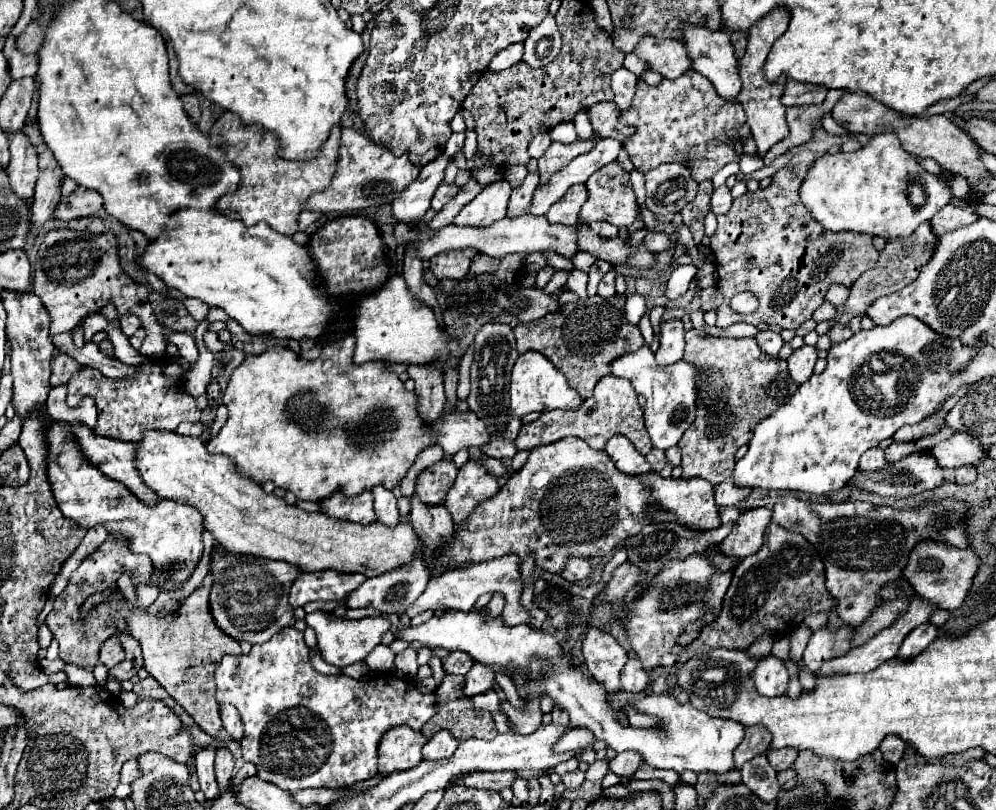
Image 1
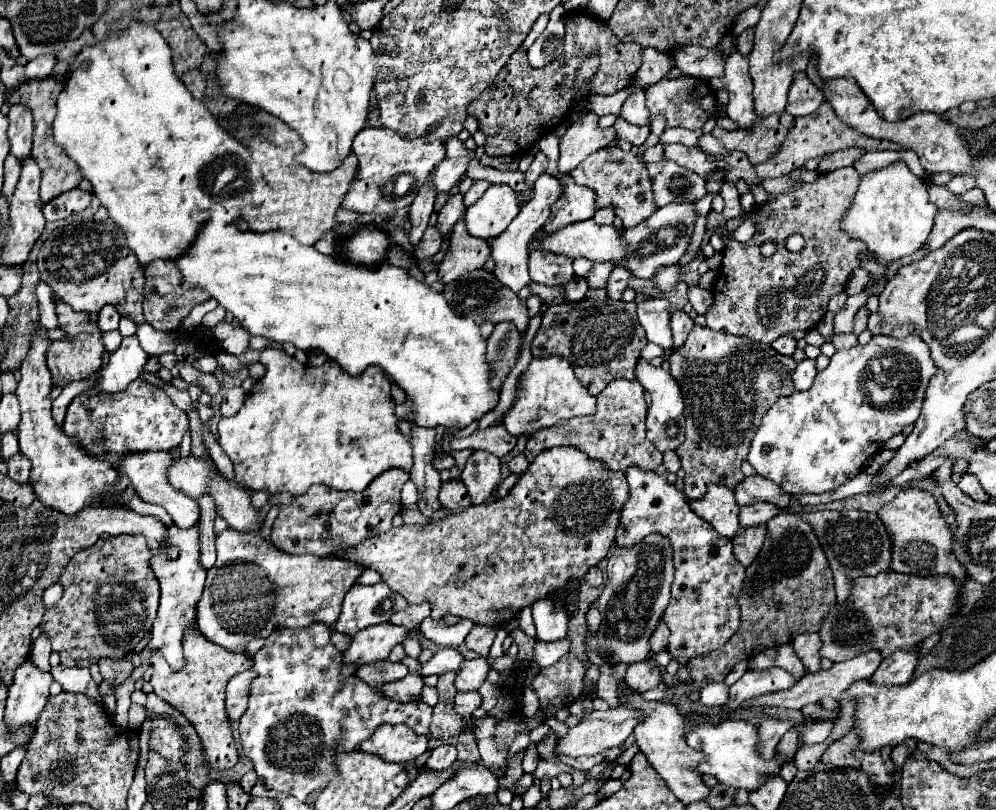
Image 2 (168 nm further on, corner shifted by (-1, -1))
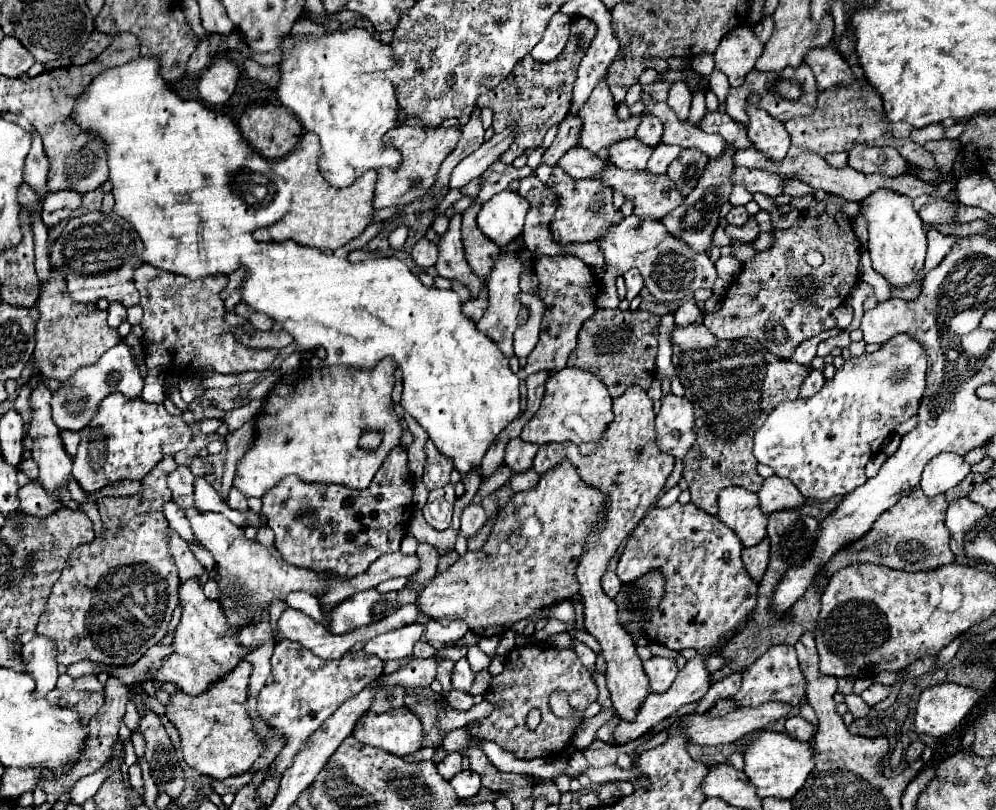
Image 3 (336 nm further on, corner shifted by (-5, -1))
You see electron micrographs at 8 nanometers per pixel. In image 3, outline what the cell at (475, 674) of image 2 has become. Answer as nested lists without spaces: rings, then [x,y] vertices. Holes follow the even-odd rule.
[[[461,658],[461,660],[455,664],[455,670],[453,670],[453,678],[451,678],[453,688],[455,688],[455,690],[469,692],[473,680],[475,680],[475,672],[471,670],[467,658]]]

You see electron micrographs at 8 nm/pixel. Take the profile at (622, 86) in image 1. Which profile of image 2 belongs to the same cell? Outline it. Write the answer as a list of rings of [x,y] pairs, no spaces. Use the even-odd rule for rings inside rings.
[[[633,92],[627,96],[623,108],[621,108],[621,116],[635,126],[647,126],[651,112],[645,106],[645,94],[643,92]]]

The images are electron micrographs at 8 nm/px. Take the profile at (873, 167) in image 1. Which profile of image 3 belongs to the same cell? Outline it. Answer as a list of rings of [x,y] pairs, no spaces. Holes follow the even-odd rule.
[[[879,188],[871,196],[867,196],[861,204],[859,212],[869,226],[869,254],[873,268],[893,286],[907,286],[915,280],[915,276],[923,270],[925,250],[927,250],[927,234],[925,222],[919,212],[913,208],[913,200],[909,196],[897,194],[891,188]]]

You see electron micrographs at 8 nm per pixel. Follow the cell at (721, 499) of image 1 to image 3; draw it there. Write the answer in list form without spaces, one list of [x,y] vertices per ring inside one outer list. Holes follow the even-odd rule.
[[[779,476],[765,478],[757,496],[763,514],[771,514],[783,508],[793,508],[795,504],[799,506],[803,500],[801,492],[787,478],[779,478]]]

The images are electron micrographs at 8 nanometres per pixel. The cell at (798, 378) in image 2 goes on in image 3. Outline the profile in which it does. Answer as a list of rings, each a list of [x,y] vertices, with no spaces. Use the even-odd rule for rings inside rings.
[[[811,370],[811,372],[809,372],[809,376],[805,378],[803,386],[801,386],[801,392],[799,392],[799,396],[801,396],[801,398],[813,396],[815,392],[819,392],[819,390],[821,390],[823,382],[825,382],[825,378],[823,378],[821,370]]]

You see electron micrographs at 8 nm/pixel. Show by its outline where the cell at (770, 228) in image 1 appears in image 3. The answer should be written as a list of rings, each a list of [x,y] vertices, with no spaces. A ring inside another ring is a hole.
[[[827,194],[827,198],[823,202],[825,202],[825,212],[823,214],[819,214],[819,216],[801,216],[801,220],[797,224],[793,224],[791,228],[775,230],[773,246],[767,248],[767,250],[761,250],[761,252],[755,252],[755,256],[743,264],[741,274],[727,288],[727,294],[723,298],[721,308],[713,314],[705,314],[705,318],[703,318],[703,324],[717,338],[735,340],[735,338],[741,338],[741,336],[751,336],[751,338],[759,340],[777,358],[787,360],[791,356],[791,352],[803,340],[807,340],[811,336],[817,336],[823,330],[835,328],[833,310],[847,300],[849,290],[855,286],[855,282],[859,278],[857,264],[859,264],[859,256],[861,256],[861,242],[859,242],[859,238],[853,230],[853,220],[841,210],[841,206],[847,200],[843,200],[843,196]],[[787,250],[793,252],[793,262],[785,262],[785,252]],[[807,250],[819,250],[823,254],[825,260],[819,268],[807,266],[807,262],[803,260]]]

